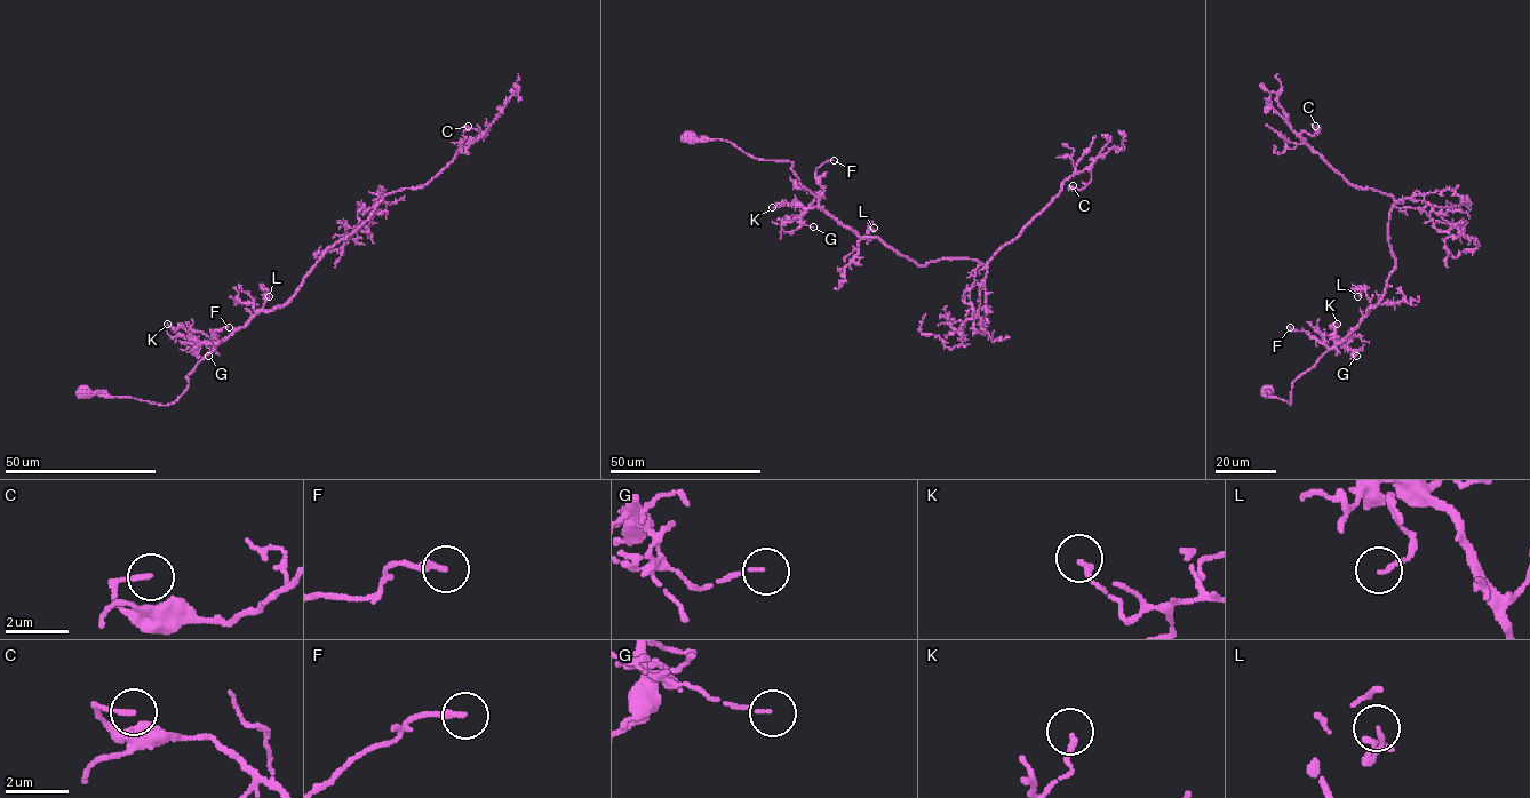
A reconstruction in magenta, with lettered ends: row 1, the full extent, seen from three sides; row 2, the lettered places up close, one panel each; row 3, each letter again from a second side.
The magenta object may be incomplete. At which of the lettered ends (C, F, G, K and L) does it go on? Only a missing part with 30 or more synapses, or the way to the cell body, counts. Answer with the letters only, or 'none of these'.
none of these

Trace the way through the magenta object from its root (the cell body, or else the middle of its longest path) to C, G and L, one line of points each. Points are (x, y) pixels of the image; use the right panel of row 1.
C: (1268, 392), (1290, 405), (1292, 382), (1377, 304), (1395, 265), (1395, 200), (1316, 153), (1299, 136), (1315, 126)
G: (1268, 392), (1269, 397), (1290, 405), (1292, 382), (1337, 343), (1344, 344), (1356, 356)
L: (1268, 392), (1269, 397), (1290, 405), (1292, 382), (1367, 313), (1370, 298), (1360, 288), (1357, 296)

